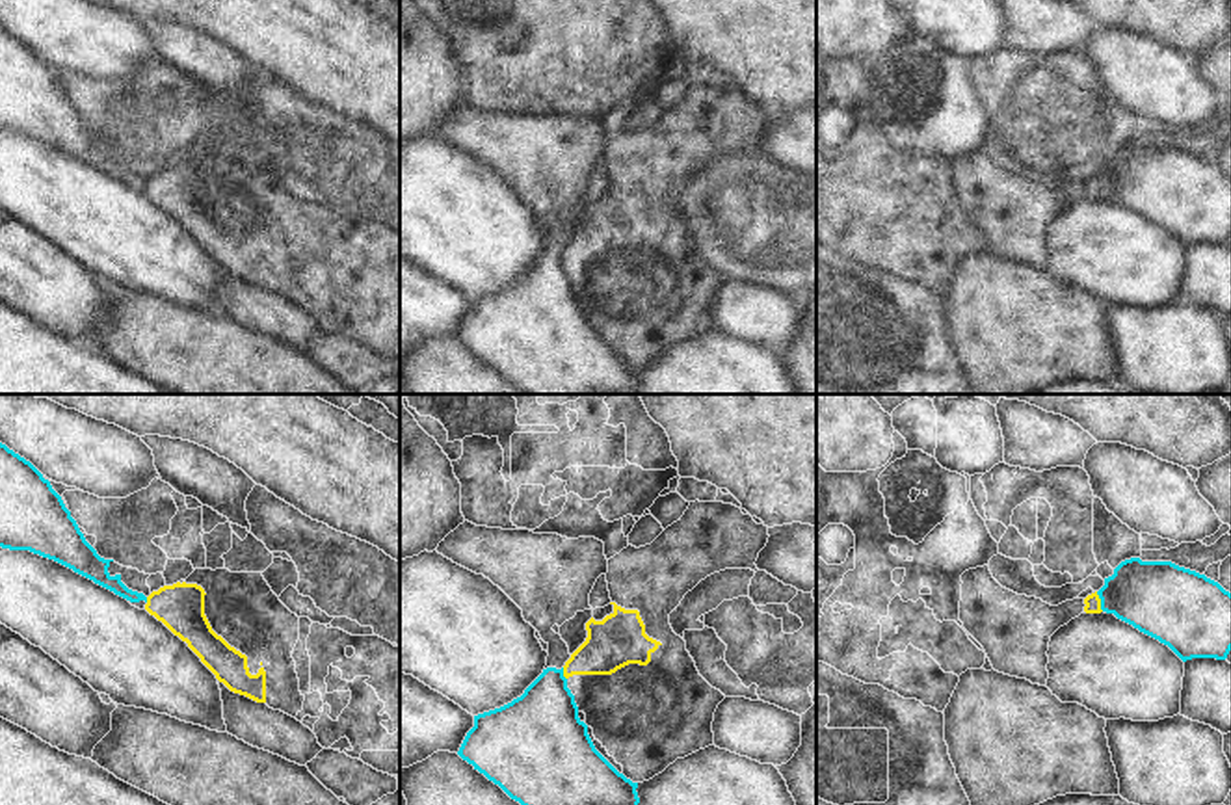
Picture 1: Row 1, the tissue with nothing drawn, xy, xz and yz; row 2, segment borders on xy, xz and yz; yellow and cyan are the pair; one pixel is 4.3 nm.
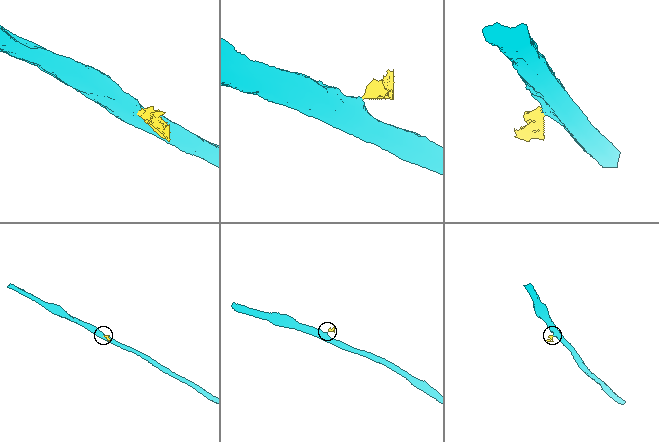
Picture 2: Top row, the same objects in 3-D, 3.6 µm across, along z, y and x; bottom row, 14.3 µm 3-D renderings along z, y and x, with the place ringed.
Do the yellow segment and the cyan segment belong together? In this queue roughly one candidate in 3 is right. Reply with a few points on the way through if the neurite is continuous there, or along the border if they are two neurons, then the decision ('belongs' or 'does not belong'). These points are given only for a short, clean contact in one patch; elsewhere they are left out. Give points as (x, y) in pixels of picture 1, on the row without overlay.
border yz (1096, 175), (1103, 194); does not belong

